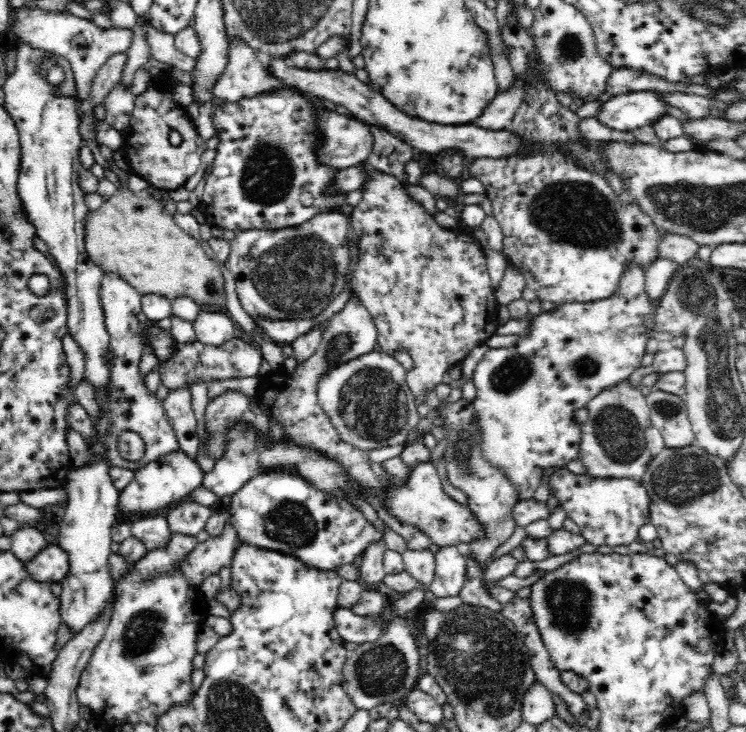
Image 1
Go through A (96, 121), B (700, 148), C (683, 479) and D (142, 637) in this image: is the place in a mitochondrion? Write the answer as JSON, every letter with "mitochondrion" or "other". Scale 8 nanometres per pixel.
{"A":"other","B":"other","C":"mitochondrion","D":"mitochondrion"}

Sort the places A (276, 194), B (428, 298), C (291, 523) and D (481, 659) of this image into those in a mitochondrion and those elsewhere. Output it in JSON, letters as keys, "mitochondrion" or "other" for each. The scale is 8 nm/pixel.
{"A":"mitochondrion","B":"other","C":"mitochondrion","D":"mitochondrion"}

